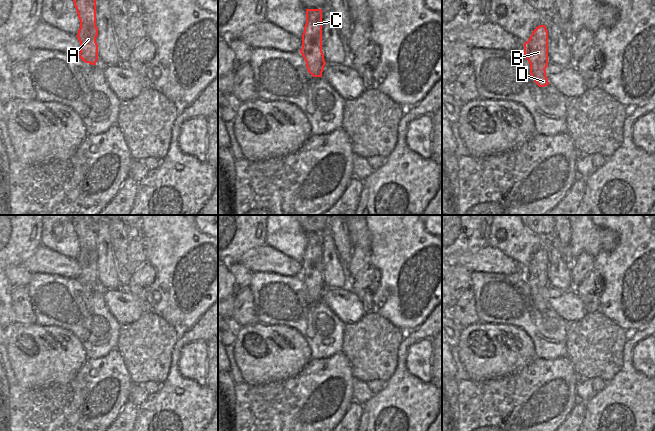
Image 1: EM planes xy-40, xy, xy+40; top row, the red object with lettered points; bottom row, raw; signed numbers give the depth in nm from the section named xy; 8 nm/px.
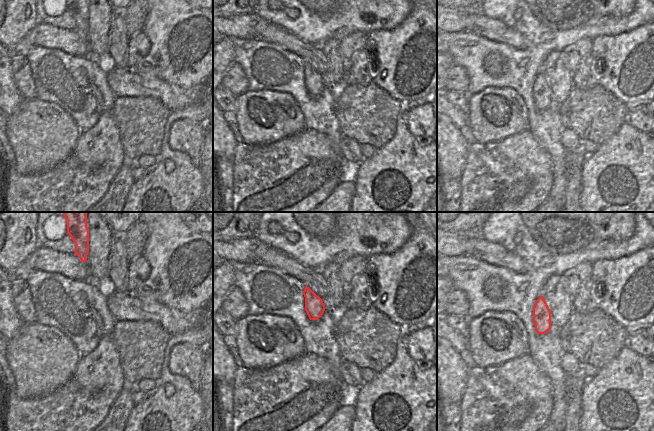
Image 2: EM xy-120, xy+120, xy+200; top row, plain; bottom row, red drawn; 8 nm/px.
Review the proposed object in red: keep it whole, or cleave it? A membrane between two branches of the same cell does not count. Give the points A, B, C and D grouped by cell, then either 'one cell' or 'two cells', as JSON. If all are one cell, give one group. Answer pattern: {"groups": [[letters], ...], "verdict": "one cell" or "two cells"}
{"groups": [["A", "B", "C", "D"]], "verdict": "one cell"}

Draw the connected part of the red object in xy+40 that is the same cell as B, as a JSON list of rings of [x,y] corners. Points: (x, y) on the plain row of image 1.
[[[546,250],[536,251],[523,270],[524,280],[530,288],[530,298],[534,306],[539,311],[549,309],[545,294],[548,290],[548,255]]]

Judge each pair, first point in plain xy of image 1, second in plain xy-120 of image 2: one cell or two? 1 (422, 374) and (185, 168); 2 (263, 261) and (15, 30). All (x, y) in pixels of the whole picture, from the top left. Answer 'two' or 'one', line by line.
1: two
2: two

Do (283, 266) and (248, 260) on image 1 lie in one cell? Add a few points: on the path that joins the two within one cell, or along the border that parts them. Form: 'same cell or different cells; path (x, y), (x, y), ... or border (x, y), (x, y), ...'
same cell; path (274, 262), (257, 260)

